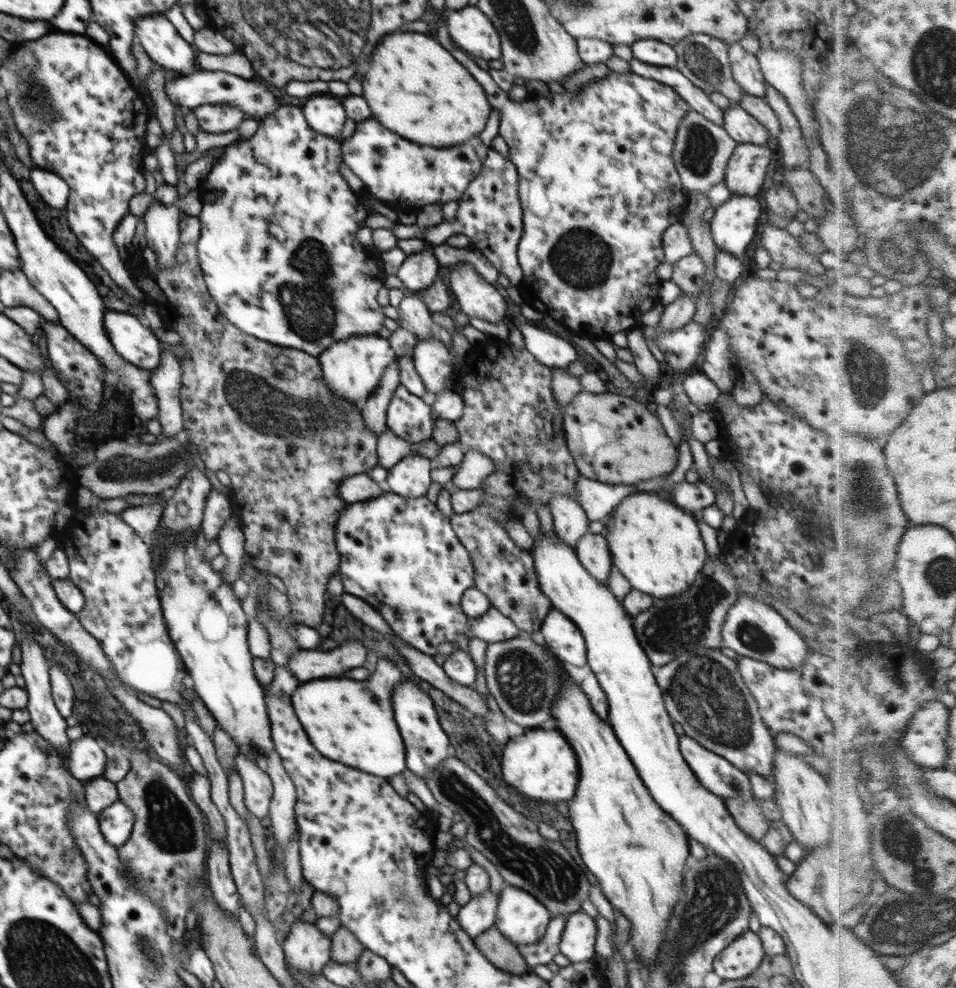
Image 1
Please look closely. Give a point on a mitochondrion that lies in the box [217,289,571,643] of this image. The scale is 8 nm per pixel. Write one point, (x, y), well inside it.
(268, 407)

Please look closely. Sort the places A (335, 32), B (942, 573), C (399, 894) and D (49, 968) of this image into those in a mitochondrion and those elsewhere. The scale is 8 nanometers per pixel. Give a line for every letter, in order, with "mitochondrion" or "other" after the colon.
A: mitochondrion
B: mitochondrion
C: mitochondrion
D: mitochondrion

